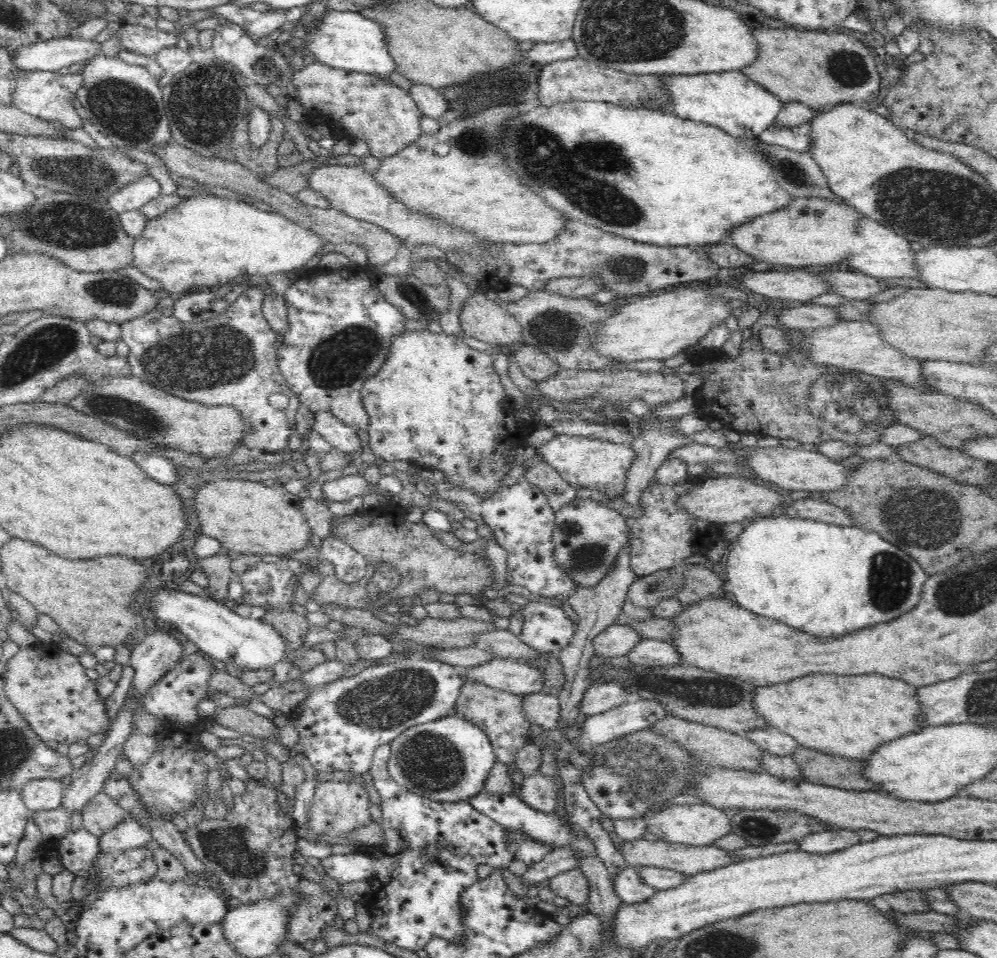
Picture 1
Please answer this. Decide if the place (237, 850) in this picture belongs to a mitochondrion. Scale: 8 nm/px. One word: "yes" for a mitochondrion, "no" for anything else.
yes

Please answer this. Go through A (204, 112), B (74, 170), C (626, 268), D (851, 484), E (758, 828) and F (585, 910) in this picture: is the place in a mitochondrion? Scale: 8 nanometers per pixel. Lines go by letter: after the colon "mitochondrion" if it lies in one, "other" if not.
A: mitochondrion
B: mitochondrion
C: mitochondrion
D: other
E: mitochondrion
F: other

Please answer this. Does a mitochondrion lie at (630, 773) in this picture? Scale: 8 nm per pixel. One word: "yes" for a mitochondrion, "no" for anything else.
yes

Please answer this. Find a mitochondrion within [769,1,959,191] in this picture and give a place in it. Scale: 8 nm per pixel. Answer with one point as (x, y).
(847, 68)

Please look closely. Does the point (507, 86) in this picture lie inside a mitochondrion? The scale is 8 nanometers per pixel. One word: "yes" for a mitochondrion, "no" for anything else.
yes

